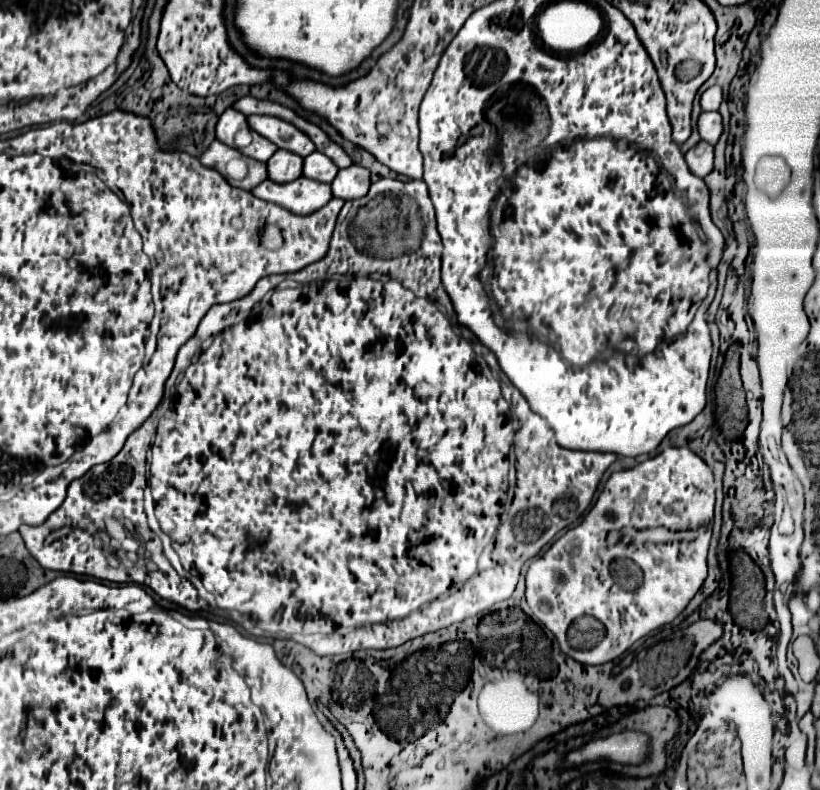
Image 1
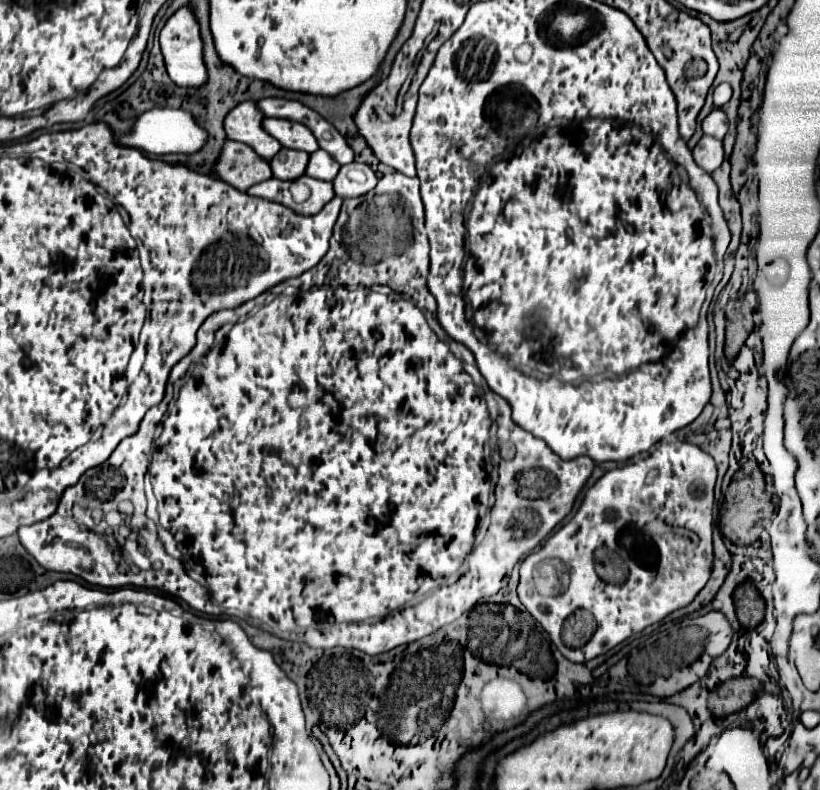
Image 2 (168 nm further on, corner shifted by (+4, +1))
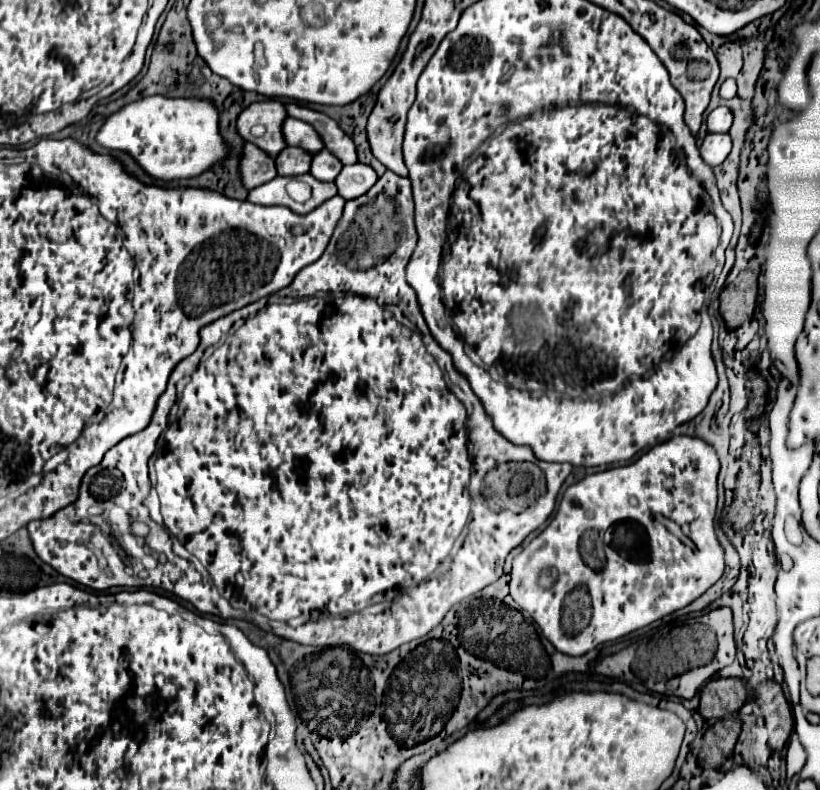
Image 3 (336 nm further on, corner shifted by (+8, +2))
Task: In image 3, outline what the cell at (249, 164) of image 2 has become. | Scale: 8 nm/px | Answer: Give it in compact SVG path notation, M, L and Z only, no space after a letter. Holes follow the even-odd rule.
M245 143L243 147L243 157L241 157L241 179L247 189L255 189L271 179L277 177L275 169L275 159L263 153L253 143Z

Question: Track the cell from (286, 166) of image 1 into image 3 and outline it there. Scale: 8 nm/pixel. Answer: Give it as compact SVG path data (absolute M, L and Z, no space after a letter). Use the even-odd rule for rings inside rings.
M285 147L275 163L277 163L277 171L279 175L285 175L285 177L295 177L295 175L303 175L303 173L309 173L309 167L311 167L311 159L313 155L305 149L299 149L299 147Z

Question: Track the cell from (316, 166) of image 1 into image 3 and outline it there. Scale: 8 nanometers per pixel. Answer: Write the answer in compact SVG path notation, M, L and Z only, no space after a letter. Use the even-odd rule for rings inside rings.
M321 149L317 155L313 155L311 175L321 181L335 181L341 167L343 163L329 149Z

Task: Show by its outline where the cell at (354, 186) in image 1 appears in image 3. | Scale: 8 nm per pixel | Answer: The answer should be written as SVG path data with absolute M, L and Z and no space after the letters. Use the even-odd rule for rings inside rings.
M355 163L355 165L345 165L341 173L335 179L335 185L339 189L339 195L345 201L361 197L369 187L373 187L377 181L377 173L365 165L365 163Z

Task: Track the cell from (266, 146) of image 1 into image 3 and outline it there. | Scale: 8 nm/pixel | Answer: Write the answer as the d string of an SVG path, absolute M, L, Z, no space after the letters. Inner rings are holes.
M277 99L257 101L239 115L237 131L245 141L261 147L267 155L277 157L287 147L281 133L285 117L287 113L281 101Z

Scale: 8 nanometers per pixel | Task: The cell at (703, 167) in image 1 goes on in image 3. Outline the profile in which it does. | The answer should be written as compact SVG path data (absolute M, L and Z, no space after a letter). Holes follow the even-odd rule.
M709 133L701 145L701 157L711 165L711 167L717 167L721 165L727 155L731 153L731 137L725 133L725 135L719 135L719 133Z

